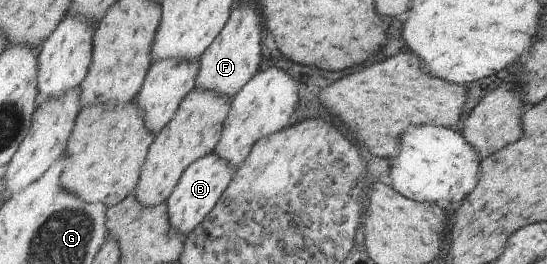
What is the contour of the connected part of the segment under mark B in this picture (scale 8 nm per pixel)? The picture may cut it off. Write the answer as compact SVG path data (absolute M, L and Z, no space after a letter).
M215 150L197 159L195 163L191 163L167 200L173 227L177 227L177 231L181 231L183 235L191 235L221 201L221 197L231 185L236 173L237 169L225 159L221 159L221 155L217 155Z

